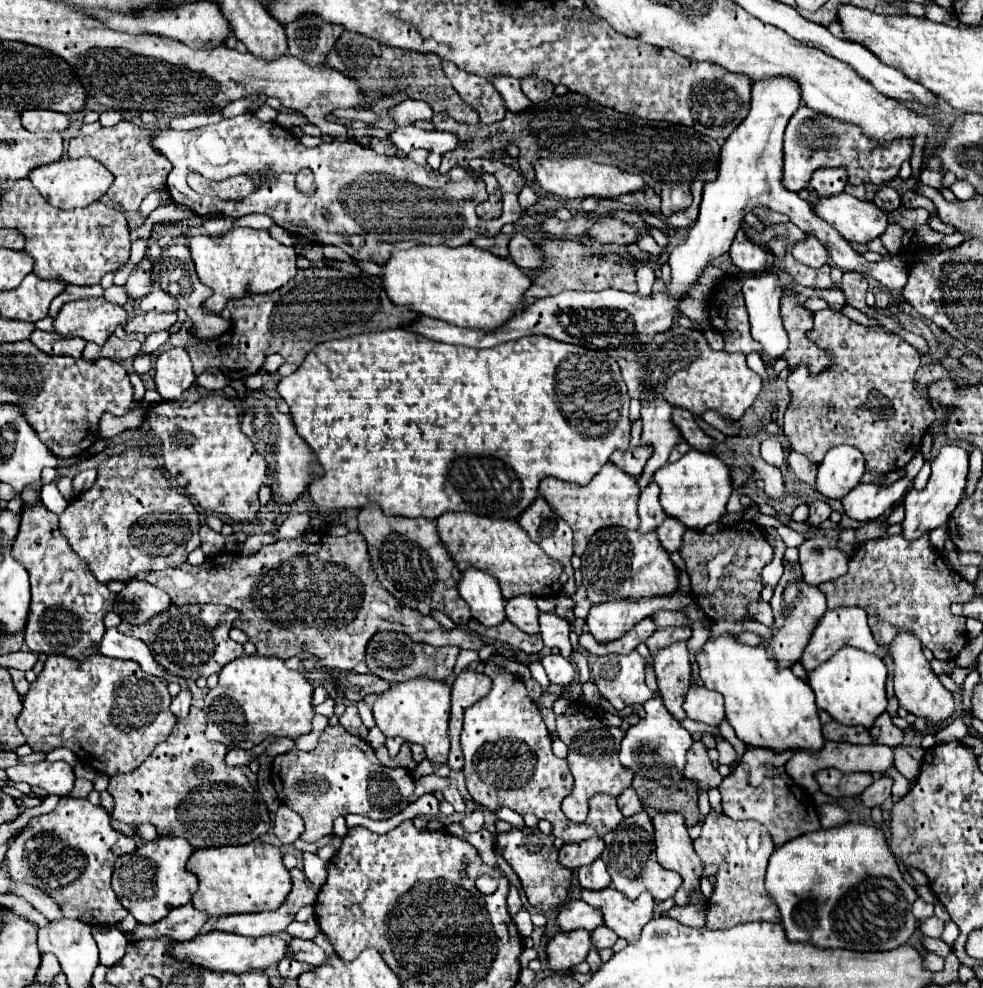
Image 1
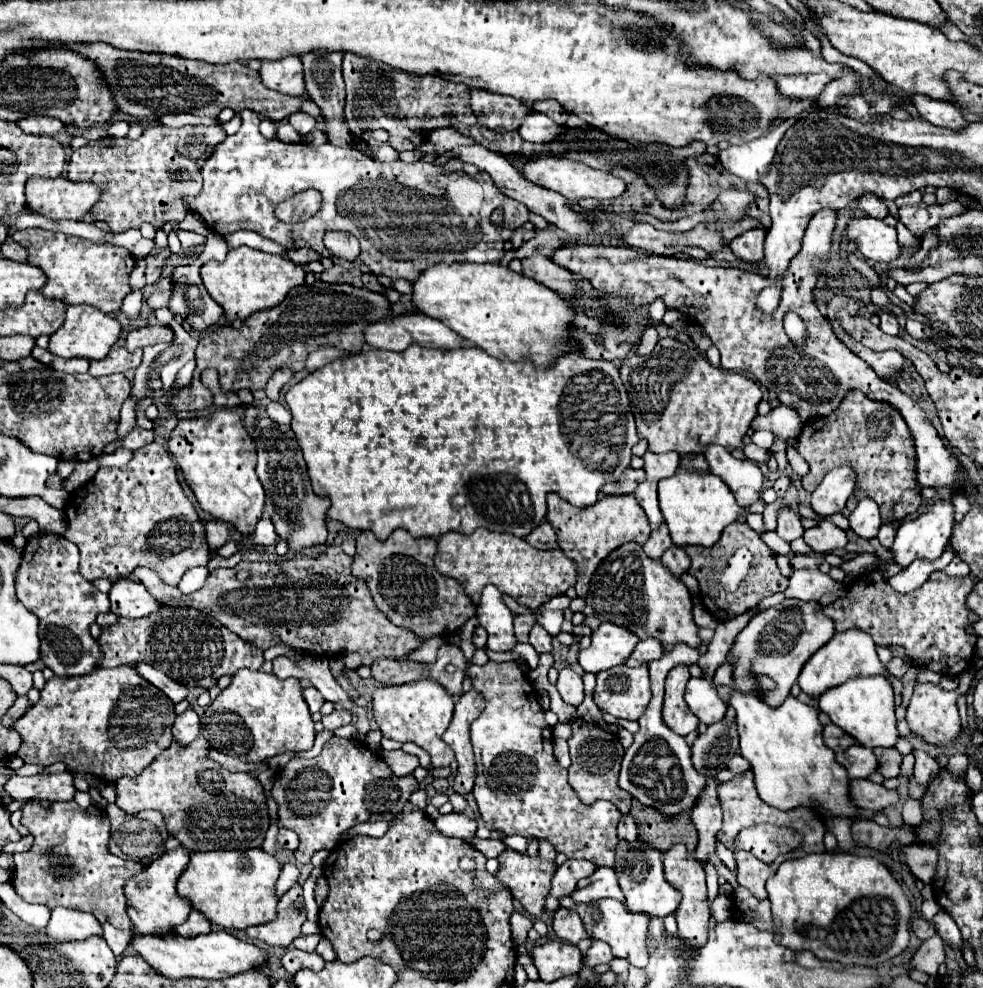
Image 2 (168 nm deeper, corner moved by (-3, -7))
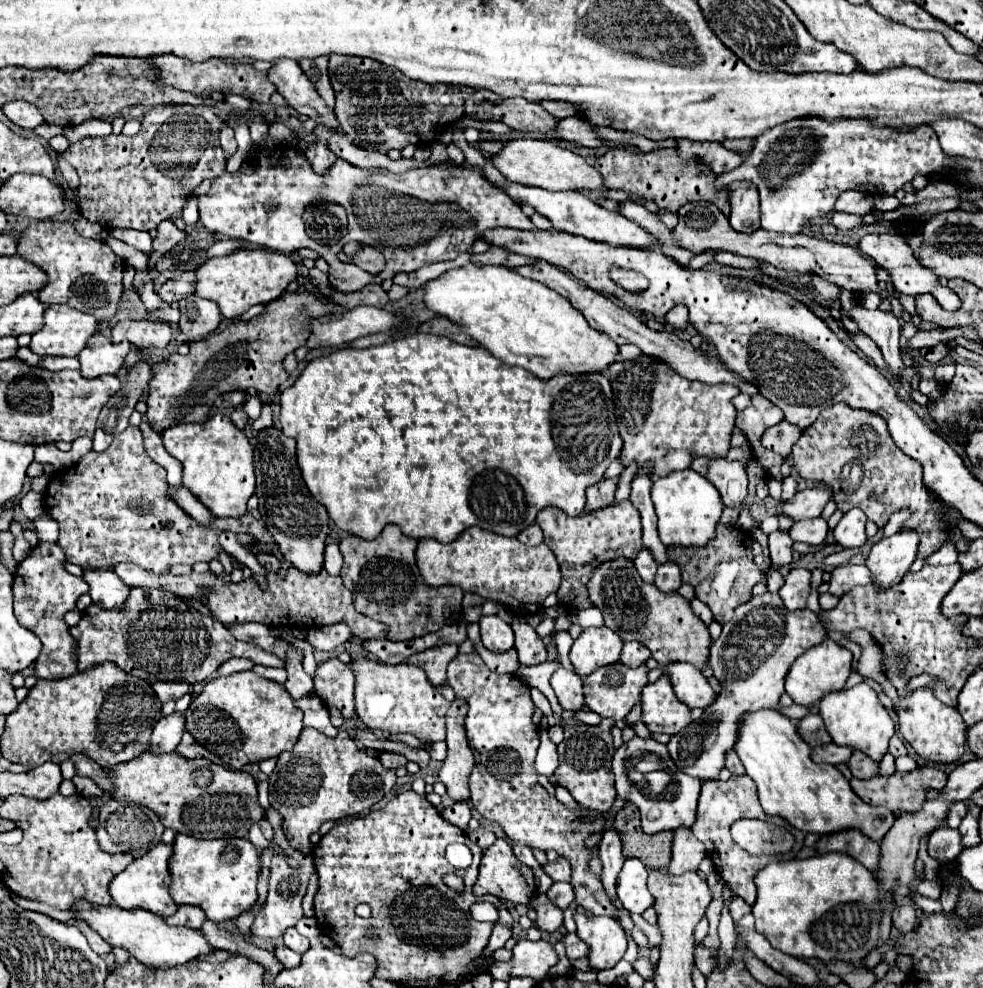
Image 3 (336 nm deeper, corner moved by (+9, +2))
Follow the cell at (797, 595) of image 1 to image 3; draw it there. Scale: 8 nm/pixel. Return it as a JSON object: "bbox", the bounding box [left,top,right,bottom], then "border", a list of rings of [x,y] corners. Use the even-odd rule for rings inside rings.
{"bbox":[667,597,827,781],"border":[[[753,597],[739,605],[733,619],[723,625],[721,637],[711,643],[709,665],[721,683],[721,693],[717,701],[705,709],[703,717],[695,721],[697,725],[687,725],[667,743],[675,765],[701,781],[717,779],[719,769],[725,765],[725,753],[735,743],[735,723],[739,723],[739,715],[763,707],[777,707],[785,691],[783,681],[789,667],[803,651],[821,643],[825,635],[827,631],[811,609],[789,611],[779,605],[779,601],[771,603],[767,597]]]}

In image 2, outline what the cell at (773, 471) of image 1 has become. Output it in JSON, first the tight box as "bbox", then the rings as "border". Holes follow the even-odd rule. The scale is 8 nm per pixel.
{"bbox":[777,508,803,542],"border":[[[783,508],[779,512],[779,520],[777,520],[777,534],[785,540],[785,542],[793,542],[795,538],[803,536],[803,526],[799,522],[799,516],[795,516],[795,512],[791,512],[789,508]]]}

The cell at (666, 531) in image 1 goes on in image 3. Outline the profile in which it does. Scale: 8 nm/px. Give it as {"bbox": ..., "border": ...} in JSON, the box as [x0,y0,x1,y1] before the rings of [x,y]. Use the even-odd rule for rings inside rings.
{"bbox":[655,561,681,591],"border":[[[665,561],[657,567],[657,575],[655,575],[655,585],[661,587],[663,591],[677,591],[681,585],[681,573],[679,573],[679,565],[673,561]]]}

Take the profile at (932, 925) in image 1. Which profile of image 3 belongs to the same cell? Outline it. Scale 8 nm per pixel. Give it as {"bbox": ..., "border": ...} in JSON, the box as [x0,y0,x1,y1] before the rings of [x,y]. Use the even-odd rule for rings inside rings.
{"bbox":[893,905,917,933],"border":[[[903,905],[903,907],[897,907],[893,911],[893,925],[901,931],[901,933],[909,933],[915,929],[915,923],[917,923],[917,911],[915,907],[911,905]]]}

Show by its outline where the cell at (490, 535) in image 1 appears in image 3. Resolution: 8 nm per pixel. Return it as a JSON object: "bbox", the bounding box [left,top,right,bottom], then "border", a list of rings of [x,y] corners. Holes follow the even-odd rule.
{"bbox":[417,527,561,615],"border":[[[469,527],[451,543],[421,539],[417,547],[417,565],[427,585],[457,585],[465,593],[477,593],[483,599],[505,605],[515,615],[533,615],[541,609],[545,597],[559,589],[561,571],[551,549],[541,543],[527,547],[517,537],[503,537],[479,527]]]}

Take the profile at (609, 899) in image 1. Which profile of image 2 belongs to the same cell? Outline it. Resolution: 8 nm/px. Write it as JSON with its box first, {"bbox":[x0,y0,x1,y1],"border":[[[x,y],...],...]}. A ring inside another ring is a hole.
{"bbox":[559,896,649,968],"border":[[[565,896],[563,900],[559,900],[559,906],[575,908],[577,914],[581,916],[581,920],[583,920],[583,926],[587,928],[589,938],[607,942],[611,946],[611,952],[613,952],[615,958],[625,958],[635,968],[647,966],[647,960],[649,960],[649,954],[647,954],[647,948],[645,948],[645,934],[647,934],[647,926],[649,926],[647,914],[633,914],[621,902],[609,900],[609,898],[577,906],[577,904],[573,904],[573,900],[569,896]]]}

